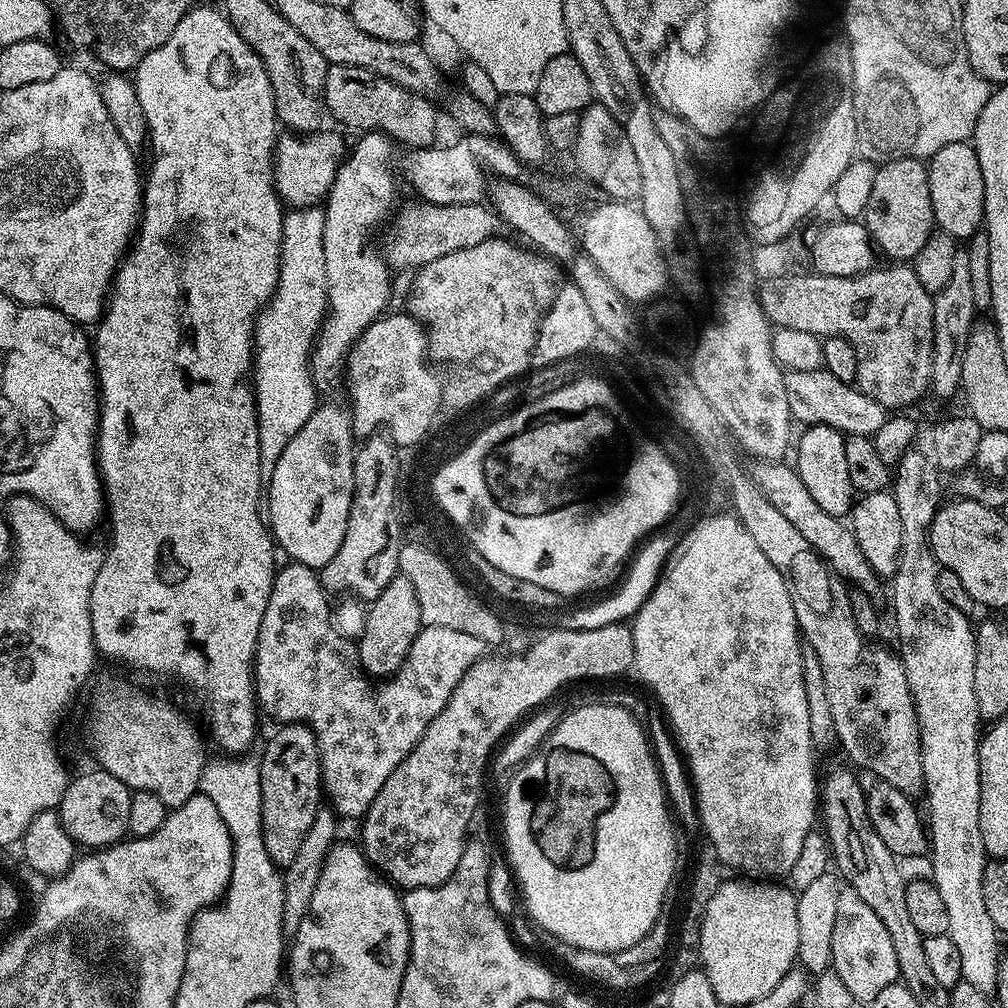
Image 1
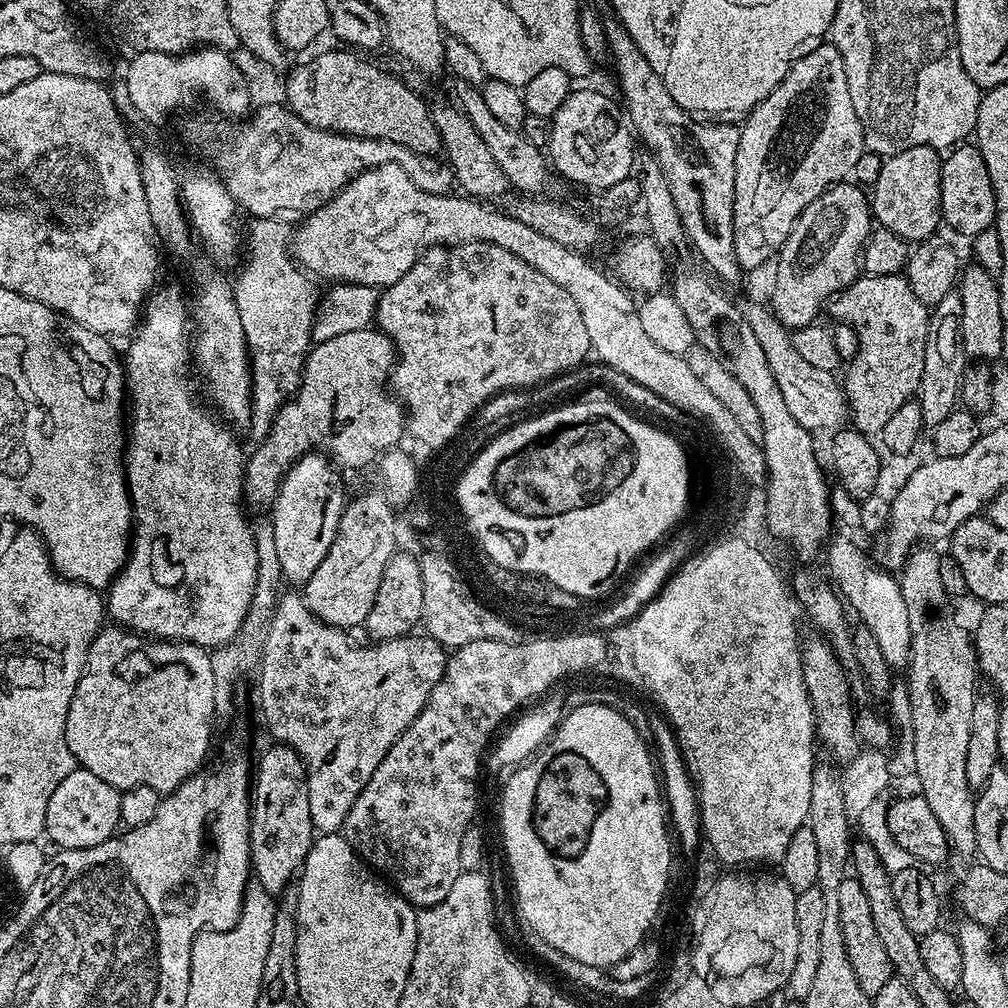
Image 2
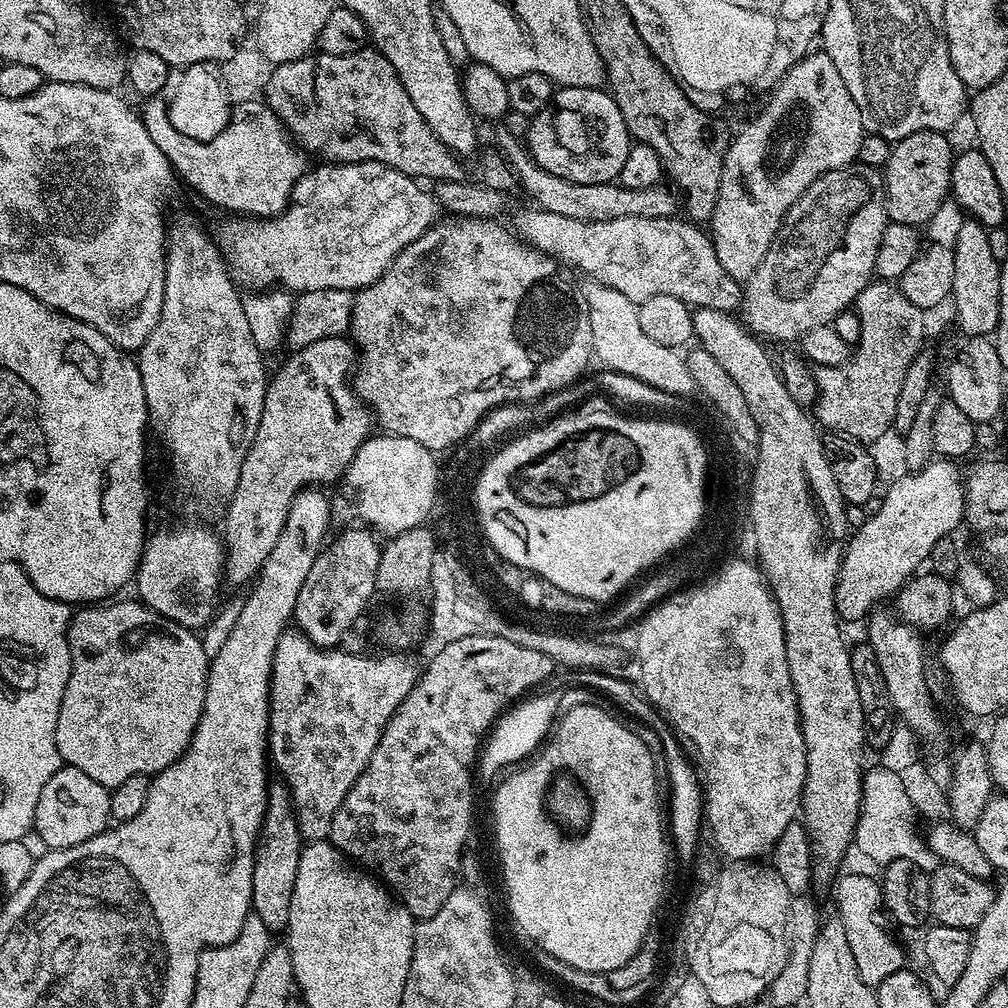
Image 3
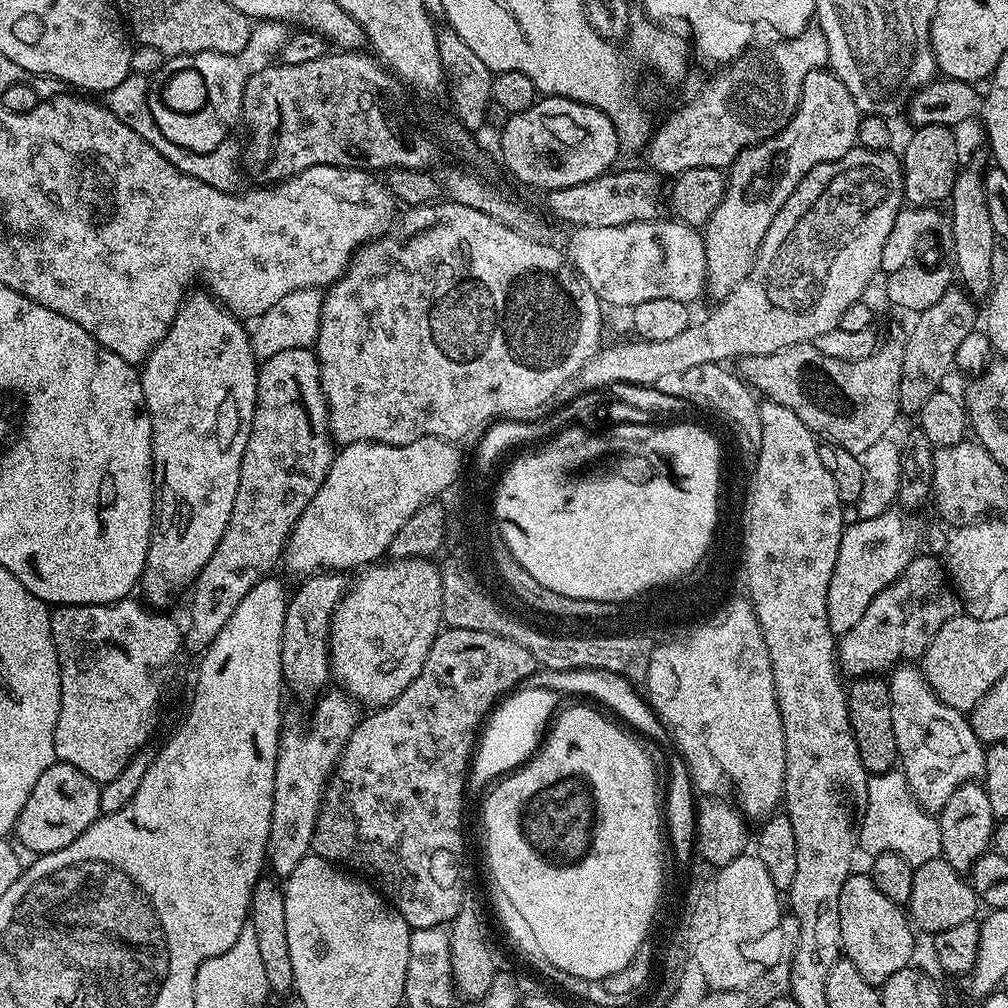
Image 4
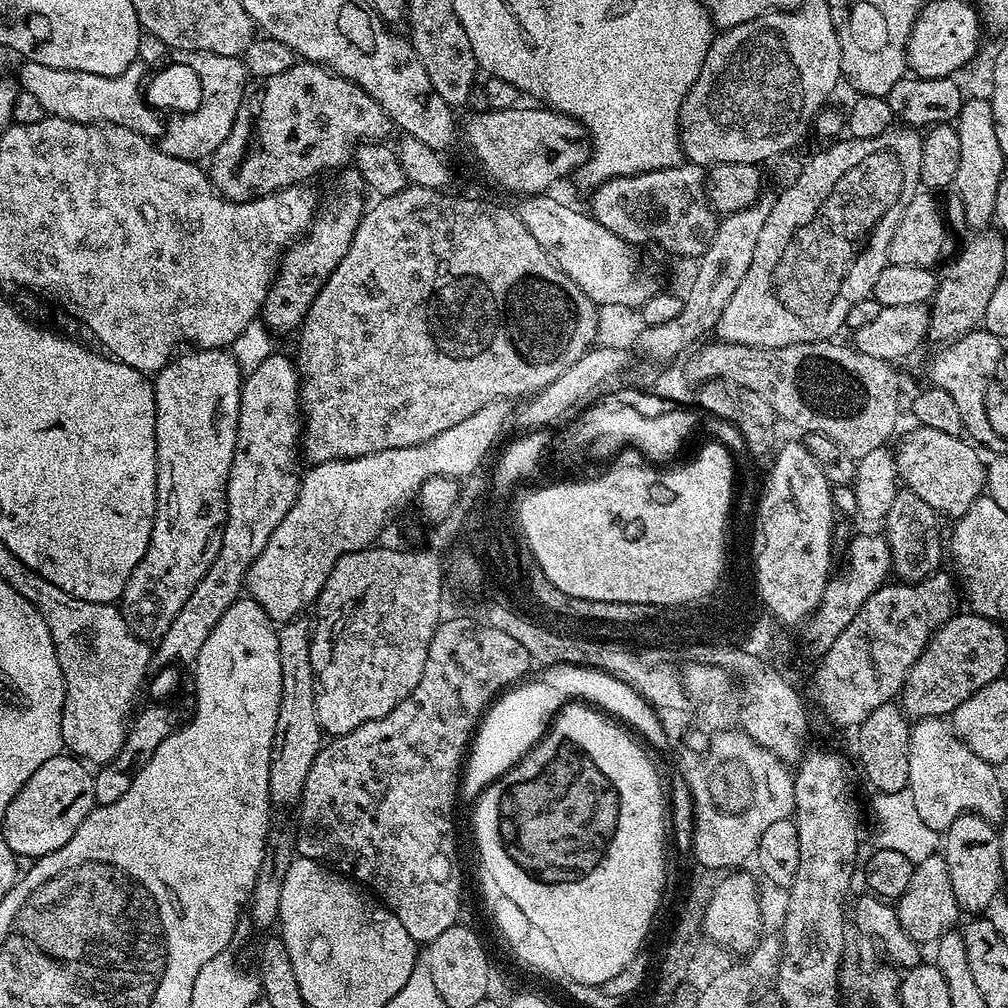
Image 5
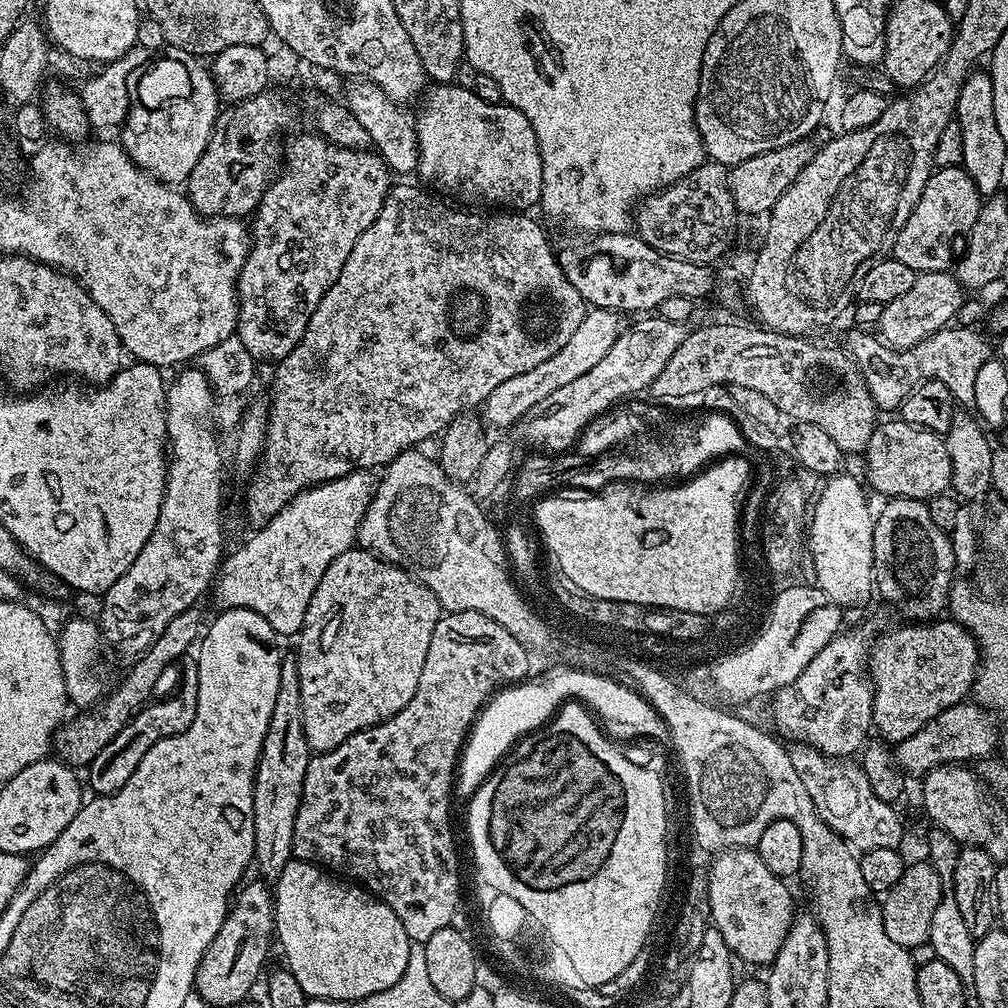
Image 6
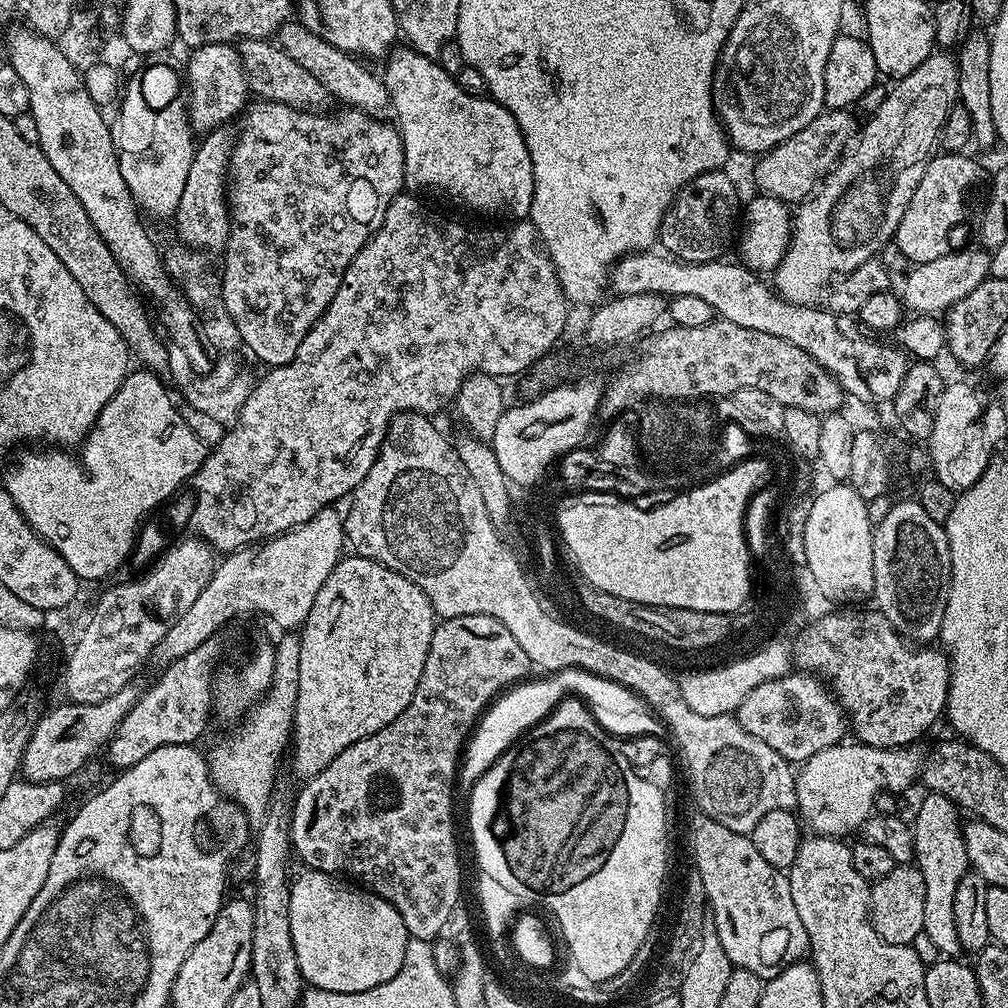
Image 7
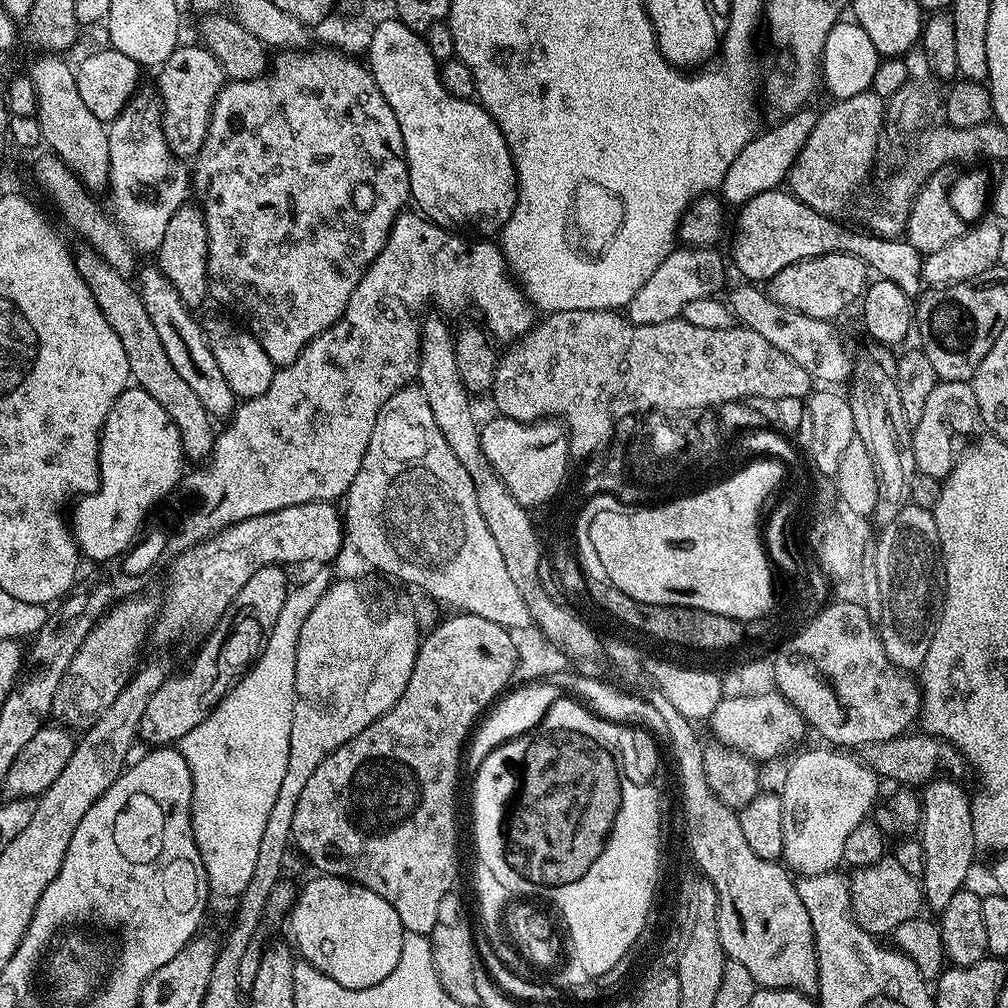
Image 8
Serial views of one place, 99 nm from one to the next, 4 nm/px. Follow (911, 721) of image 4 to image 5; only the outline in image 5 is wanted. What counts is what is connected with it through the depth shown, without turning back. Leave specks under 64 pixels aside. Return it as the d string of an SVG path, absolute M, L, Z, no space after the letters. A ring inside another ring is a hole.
M920 718L911 725L909 734L909 780L908 789L914 796L915 809L922 821L939 834L947 833L949 826L960 816L972 812L986 818L990 823L999 825L1004 816L1004 788L1000 785L997 769L990 762L978 758L940 718Z

